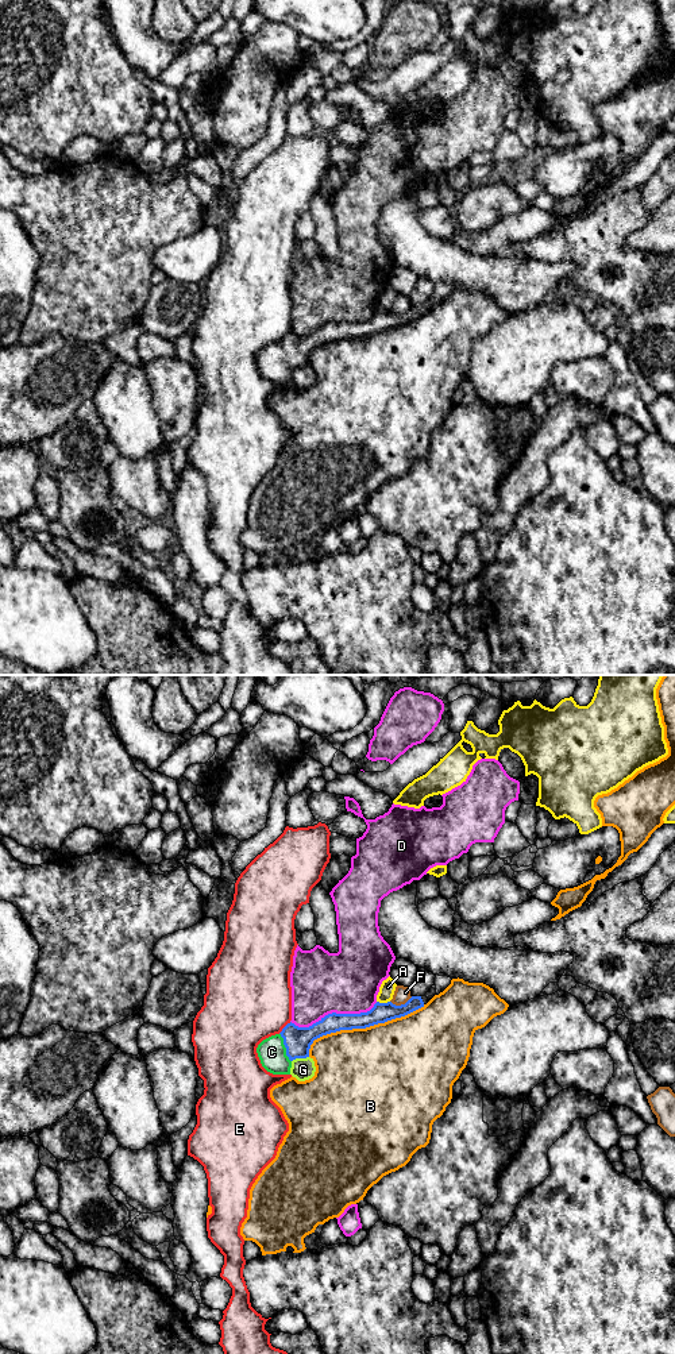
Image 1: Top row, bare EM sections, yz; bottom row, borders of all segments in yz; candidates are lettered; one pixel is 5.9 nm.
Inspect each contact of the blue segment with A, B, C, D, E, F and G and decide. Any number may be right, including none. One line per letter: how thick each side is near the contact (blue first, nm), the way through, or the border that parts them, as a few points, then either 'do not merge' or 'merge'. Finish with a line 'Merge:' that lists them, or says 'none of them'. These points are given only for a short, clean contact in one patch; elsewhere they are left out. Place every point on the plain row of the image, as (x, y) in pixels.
A: 120 nm thick on the blue side, 90 nm on the other; do not merge
B: 120 nm thick on the blue side, 500 nm on the other; do not merge
C: 160 nm thick on the blue side, 170 nm on the other; runs through yz (297, 350), (285, 355), (272, 361); merge
D: 140 nm thick on the blue side, 380 nm on the other; do not merge
E: 160 nm thick on the blue side, 480 nm on the other; border along yz (290, 331), (278, 342); do not merge
F: 120 nm thick on the blue side, 100 nm on the other; do not merge
G: 160 nm thick on the blue side, 130 nm on the other; border along yz (308, 365), (292, 370); do not merge
Merge: C

